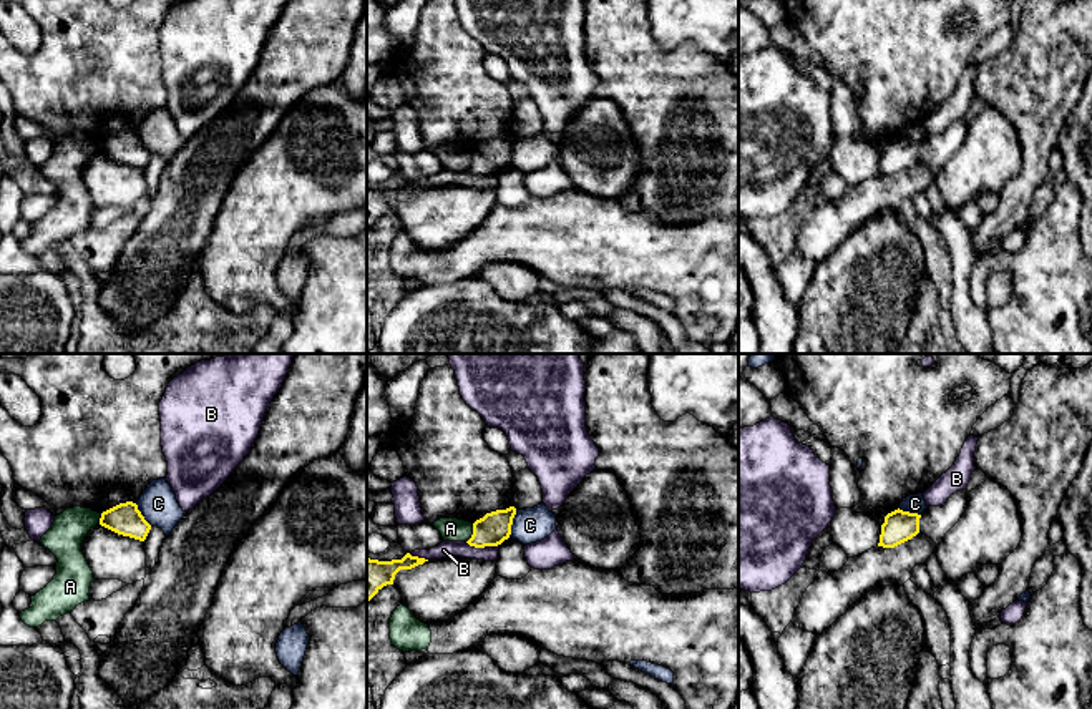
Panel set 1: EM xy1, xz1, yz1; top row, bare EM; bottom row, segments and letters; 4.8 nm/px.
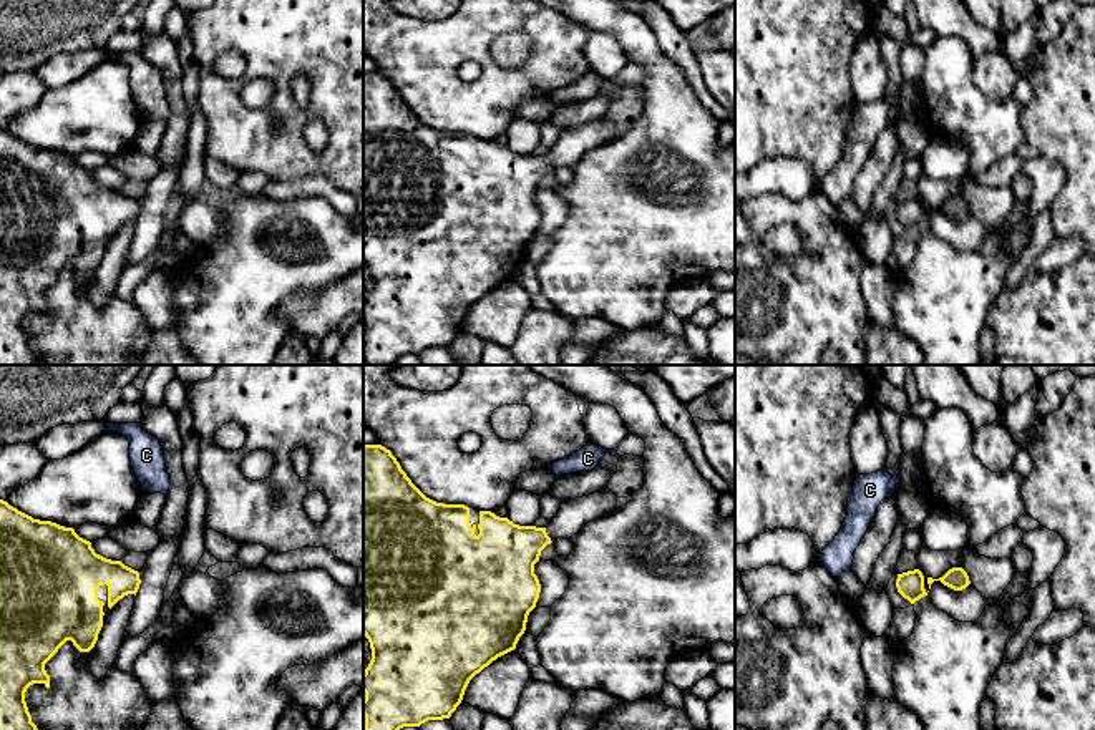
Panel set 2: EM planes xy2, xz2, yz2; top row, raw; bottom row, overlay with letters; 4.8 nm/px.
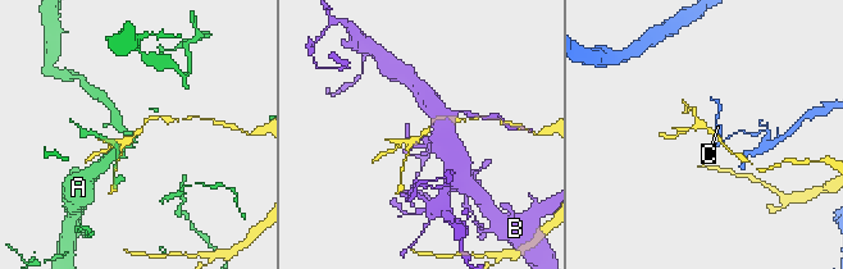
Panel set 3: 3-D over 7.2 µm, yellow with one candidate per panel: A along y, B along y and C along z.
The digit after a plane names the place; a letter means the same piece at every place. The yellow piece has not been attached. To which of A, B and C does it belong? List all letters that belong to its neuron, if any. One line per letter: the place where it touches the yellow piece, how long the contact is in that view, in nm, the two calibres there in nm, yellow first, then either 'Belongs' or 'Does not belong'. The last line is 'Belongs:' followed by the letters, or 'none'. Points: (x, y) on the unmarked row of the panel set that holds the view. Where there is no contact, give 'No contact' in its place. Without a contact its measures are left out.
A: Touches yellow at xz1 (473, 161). Shared border 100 nm. Thickness 160 nm (yellow) against 110 nm. Does not belong
B: Touches yellow at xz1 (482, 175). Shared border 170 nm. Thickness 160 nm (yellow) against 80 nm. Does not belong
C: Touches yellow at xz1 (511, 151). Shared border 140 nm. Thickness 160 nm (yellow) against 170 nm. Does not belong
Belongs: none

